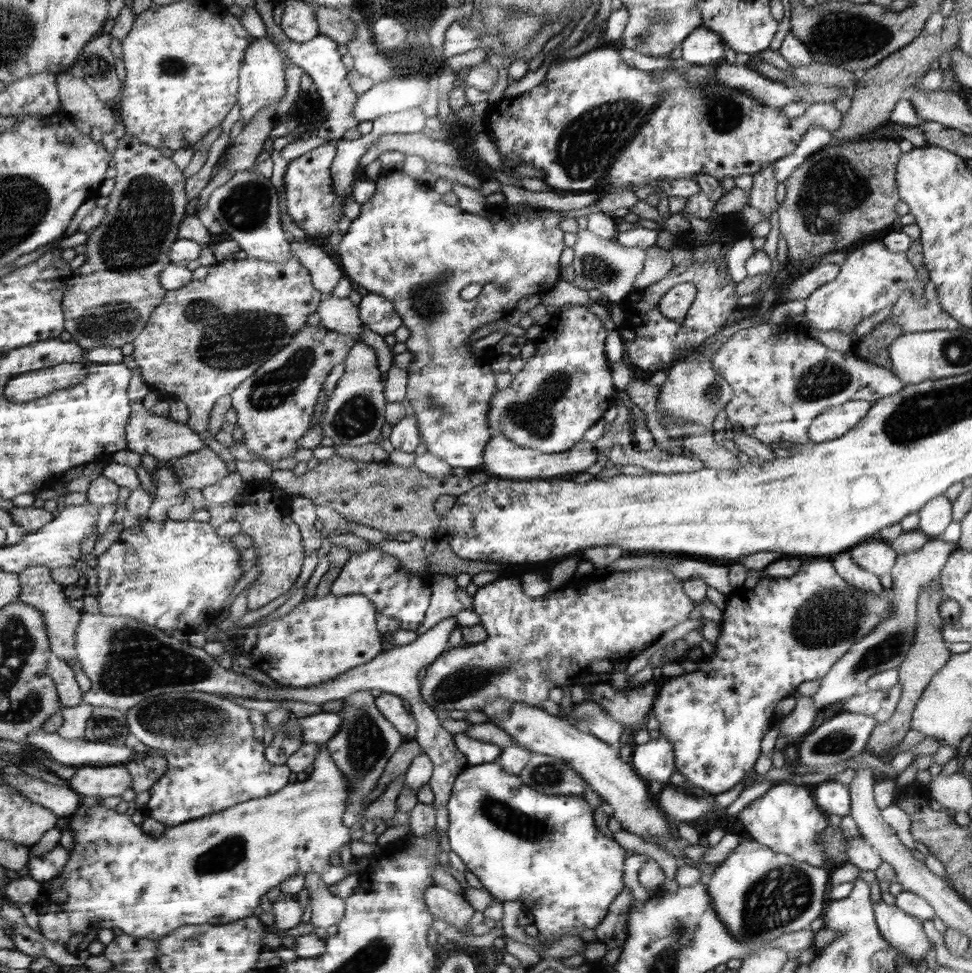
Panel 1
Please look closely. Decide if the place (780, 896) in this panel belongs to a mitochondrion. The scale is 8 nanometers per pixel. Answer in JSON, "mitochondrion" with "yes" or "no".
{"mitochondrion":"yes"}

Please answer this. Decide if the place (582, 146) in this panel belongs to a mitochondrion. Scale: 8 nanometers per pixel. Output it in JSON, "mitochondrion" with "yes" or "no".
{"mitochondrion":"yes"}

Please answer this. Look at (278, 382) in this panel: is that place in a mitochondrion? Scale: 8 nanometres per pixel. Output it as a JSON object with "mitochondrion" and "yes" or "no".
{"mitochondrion":"yes"}

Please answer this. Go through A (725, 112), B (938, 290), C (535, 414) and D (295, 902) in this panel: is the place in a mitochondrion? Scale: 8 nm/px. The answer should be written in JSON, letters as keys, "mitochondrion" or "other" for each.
{"A":"mitochondrion","B":"other","C":"mitochondrion","D":"other"}

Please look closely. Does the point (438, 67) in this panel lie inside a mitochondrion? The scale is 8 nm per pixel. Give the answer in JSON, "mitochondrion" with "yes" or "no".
{"mitochondrion":"no"}

